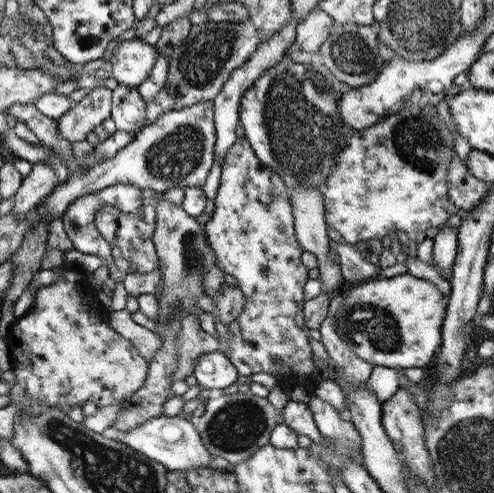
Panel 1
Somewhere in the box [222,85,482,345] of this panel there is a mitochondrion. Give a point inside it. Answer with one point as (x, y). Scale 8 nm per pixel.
(418, 139)

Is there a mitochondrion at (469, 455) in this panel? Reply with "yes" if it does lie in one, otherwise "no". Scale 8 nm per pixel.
yes

